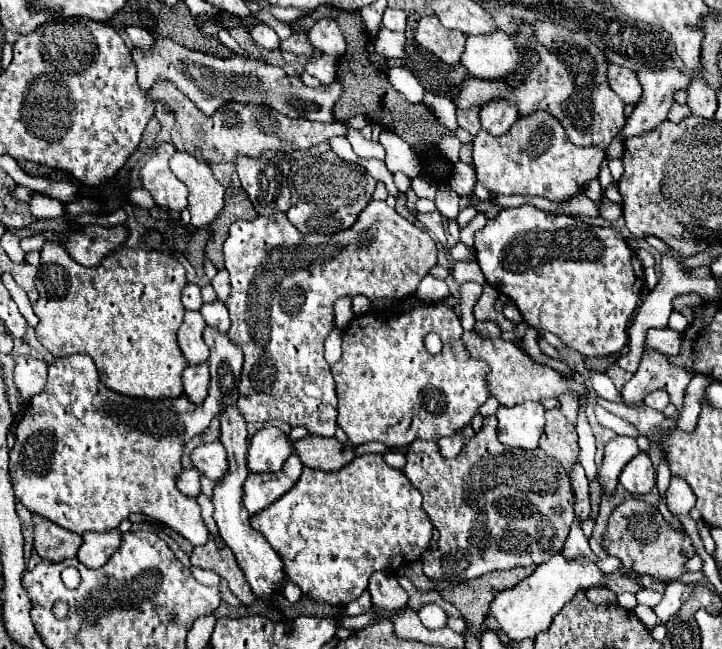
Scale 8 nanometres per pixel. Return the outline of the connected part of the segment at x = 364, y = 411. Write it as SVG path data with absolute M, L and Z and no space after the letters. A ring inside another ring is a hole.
M414 302L406 312L394 316L368 312L354 316L342 332L342 358L332 368L338 394L338 426L354 446L382 442L388 448L404 448L414 440L438 440L452 436L458 428L470 424L478 408L488 400L488 364L472 358L462 342L462 324L452 306L444 302ZM426 334L438 334L442 352L430 354L424 346Z

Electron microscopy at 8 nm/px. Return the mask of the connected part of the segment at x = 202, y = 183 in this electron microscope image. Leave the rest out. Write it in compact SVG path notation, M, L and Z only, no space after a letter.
M176 152L170 160L170 170L188 188L192 222L212 222L224 208L224 186L214 178L212 168L190 154Z

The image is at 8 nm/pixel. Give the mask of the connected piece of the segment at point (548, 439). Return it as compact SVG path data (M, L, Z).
M546 410L546 430L540 438L540 448L558 460L568 472L572 464L578 462L578 436L562 412Z

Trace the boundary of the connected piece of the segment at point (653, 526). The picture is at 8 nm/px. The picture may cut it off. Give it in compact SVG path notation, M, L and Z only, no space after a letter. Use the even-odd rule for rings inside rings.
M628 498L612 512L604 548L610 556L620 558L624 562L624 568L640 574L650 574L666 582L672 582L678 576L682 576L684 562L690 556L694 556L692 540L688 536L674 532L654 506L636 498Z

